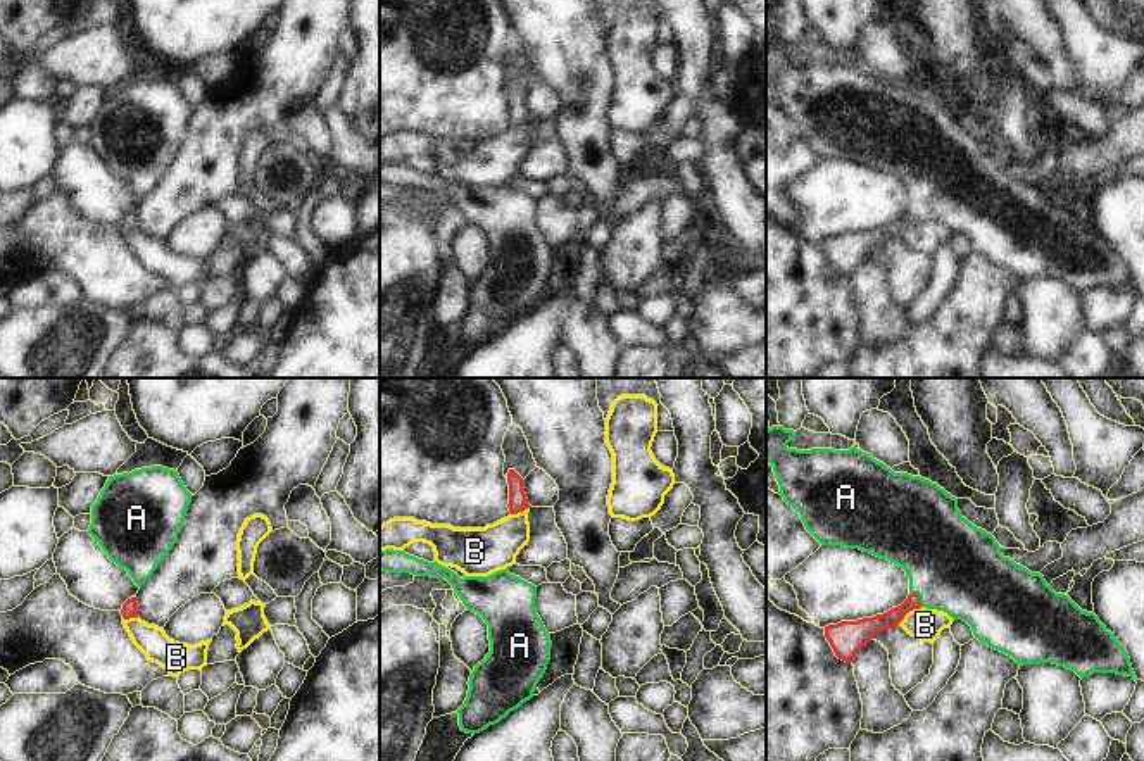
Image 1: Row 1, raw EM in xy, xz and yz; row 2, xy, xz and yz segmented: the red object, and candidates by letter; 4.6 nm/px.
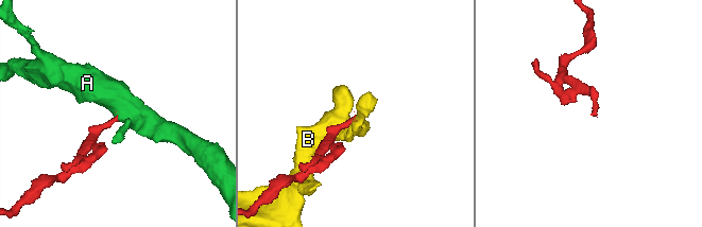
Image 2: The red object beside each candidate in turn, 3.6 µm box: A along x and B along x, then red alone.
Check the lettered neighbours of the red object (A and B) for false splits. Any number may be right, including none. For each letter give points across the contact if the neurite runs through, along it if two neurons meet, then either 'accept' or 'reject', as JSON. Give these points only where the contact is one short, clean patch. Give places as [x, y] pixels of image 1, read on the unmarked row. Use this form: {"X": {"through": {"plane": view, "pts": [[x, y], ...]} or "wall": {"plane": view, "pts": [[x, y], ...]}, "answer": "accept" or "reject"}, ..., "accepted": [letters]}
{"A": {"through": {"plane": "yz", "pts": [[896, 228], [918, 211], [955, 180]]}, "answer": "accept"}, "B": {"wall": {"plane": "yz", "pts": [[920, 220], [913, 221], [899, 235]]}, "answer": "reject"}, "accepted": ["A"]}

